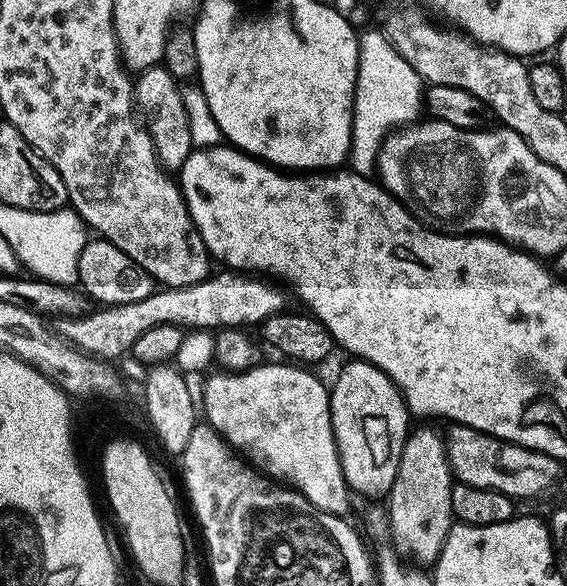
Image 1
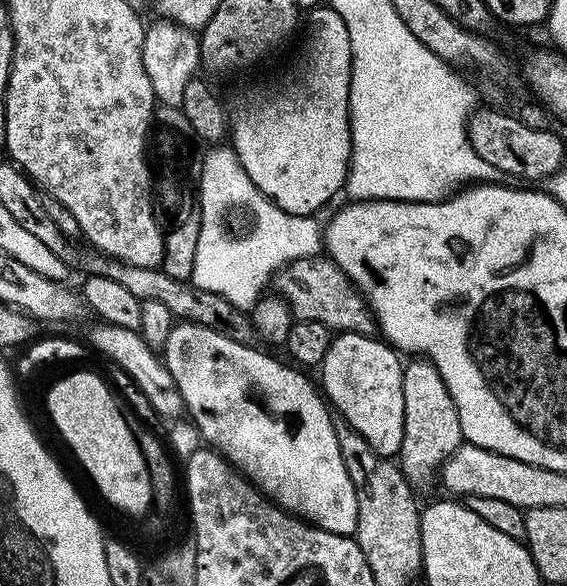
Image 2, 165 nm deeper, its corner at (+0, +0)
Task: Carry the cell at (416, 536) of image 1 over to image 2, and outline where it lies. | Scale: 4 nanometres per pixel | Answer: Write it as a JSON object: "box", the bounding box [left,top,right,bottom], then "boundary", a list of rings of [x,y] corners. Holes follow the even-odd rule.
{"box":[398,358,464,486],"boundary":[[[412,358],[404,364],[402,378],[402,402],[404,403],[404,429],[402,430],[402,446],[398,453],[398,465],[405,478],[413,486],[428,484],[437,479],[441,465],[460,448],[464,435],[458,418],[458,410],[454,406],[454,398],[450,398],[450,390],[446,390],[446,382],[442,382],[442,374],[423,358]]]}

